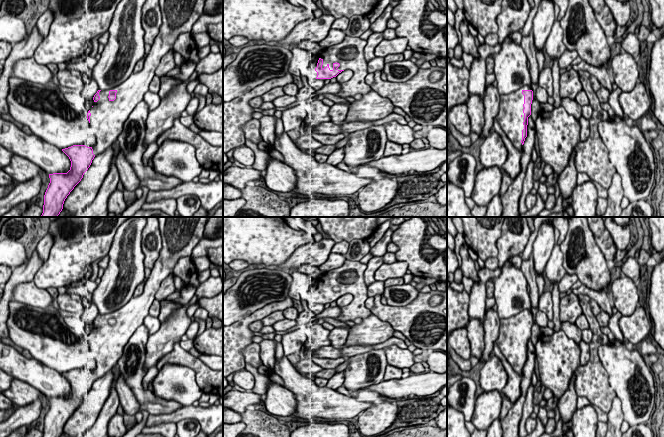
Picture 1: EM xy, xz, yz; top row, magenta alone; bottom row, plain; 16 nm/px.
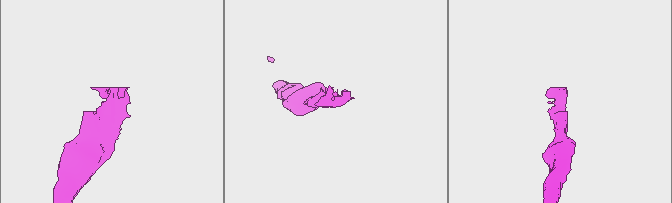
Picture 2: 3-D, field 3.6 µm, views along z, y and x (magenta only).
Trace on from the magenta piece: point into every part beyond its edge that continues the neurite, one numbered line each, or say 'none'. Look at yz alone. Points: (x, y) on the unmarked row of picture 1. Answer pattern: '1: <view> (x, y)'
1: yz (509, 342)

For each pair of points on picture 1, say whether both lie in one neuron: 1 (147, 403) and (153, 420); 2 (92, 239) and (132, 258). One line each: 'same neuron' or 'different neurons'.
1: different neurons
2: different neurons

